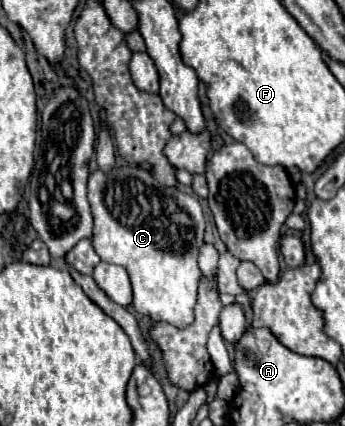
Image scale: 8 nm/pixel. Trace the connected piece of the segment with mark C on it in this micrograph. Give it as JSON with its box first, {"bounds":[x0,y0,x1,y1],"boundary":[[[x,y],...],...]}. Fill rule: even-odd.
{"bounds":[88,166,204,328],"boundary":[[[116,166],[108,174],[102,174],[100,170],[90,174],[88,202],[94,216],[92,246],[104,262],[120,264],[126,268],[134,290],[132,306],[136,312],[146,314],[152,320],[168,322],[176,328],[190,326],[194,318],[192,310],[196,304],[196,286],[200,280],[196,258],[198,248],[204,244],[204,214],[198,200],[180,192],[178,188],[166,188],[158,184],[150,172],[138,166]]]}

